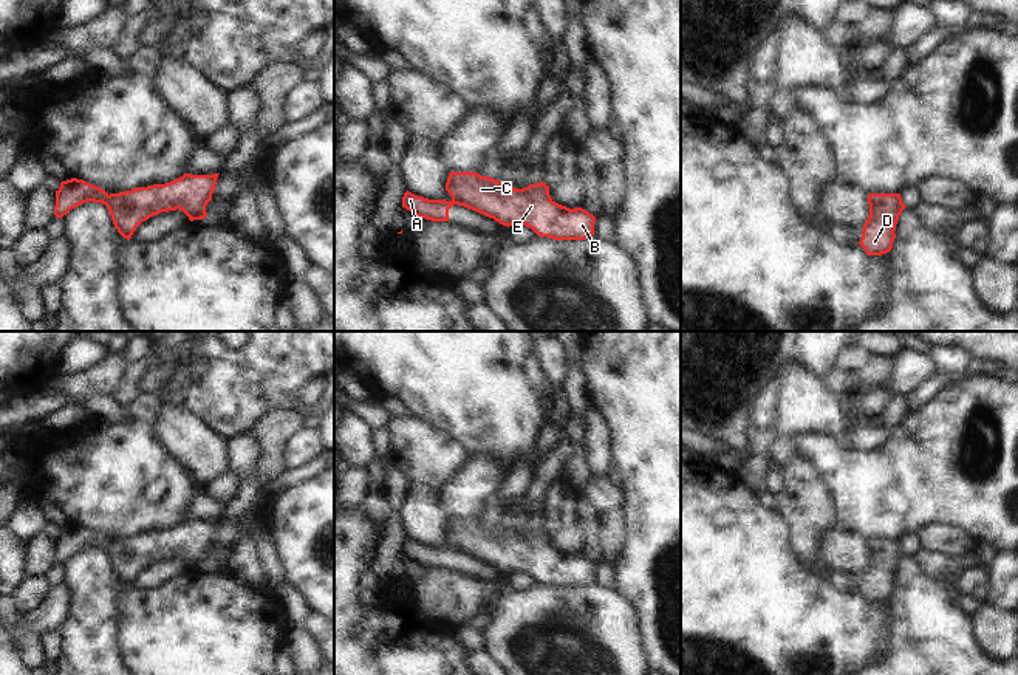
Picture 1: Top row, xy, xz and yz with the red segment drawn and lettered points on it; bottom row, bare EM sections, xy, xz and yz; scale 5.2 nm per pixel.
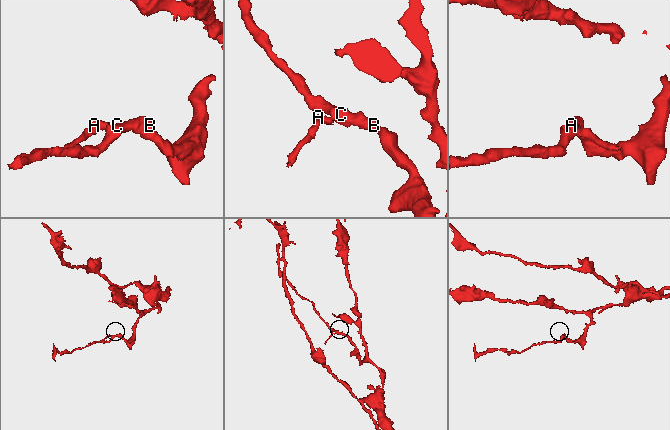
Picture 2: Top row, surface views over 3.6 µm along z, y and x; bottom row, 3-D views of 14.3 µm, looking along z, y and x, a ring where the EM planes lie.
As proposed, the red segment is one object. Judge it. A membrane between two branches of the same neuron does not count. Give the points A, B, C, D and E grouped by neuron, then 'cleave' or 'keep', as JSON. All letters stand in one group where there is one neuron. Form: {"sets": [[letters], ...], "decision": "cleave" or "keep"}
{"sets": [["A"], ["B", "C", "D", "E"]], "decision": "cleave"}

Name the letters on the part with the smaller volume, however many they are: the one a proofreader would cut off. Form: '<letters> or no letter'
A

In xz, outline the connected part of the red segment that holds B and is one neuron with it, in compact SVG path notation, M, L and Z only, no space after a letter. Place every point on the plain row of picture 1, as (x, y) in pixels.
M450 519L446 537L455 551L507 574L524 571L538 584L552 587L586 587L594 582L596 564L582 554L555 550L543 528L515 536L477 519Z

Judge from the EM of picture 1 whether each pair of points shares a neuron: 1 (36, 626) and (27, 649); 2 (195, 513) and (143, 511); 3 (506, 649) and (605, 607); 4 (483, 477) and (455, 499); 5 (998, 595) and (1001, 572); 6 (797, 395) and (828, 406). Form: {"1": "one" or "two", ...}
{"1": "two", "2": "two", "3": "one", "4": "one", "5": "one", "6": "one"}

